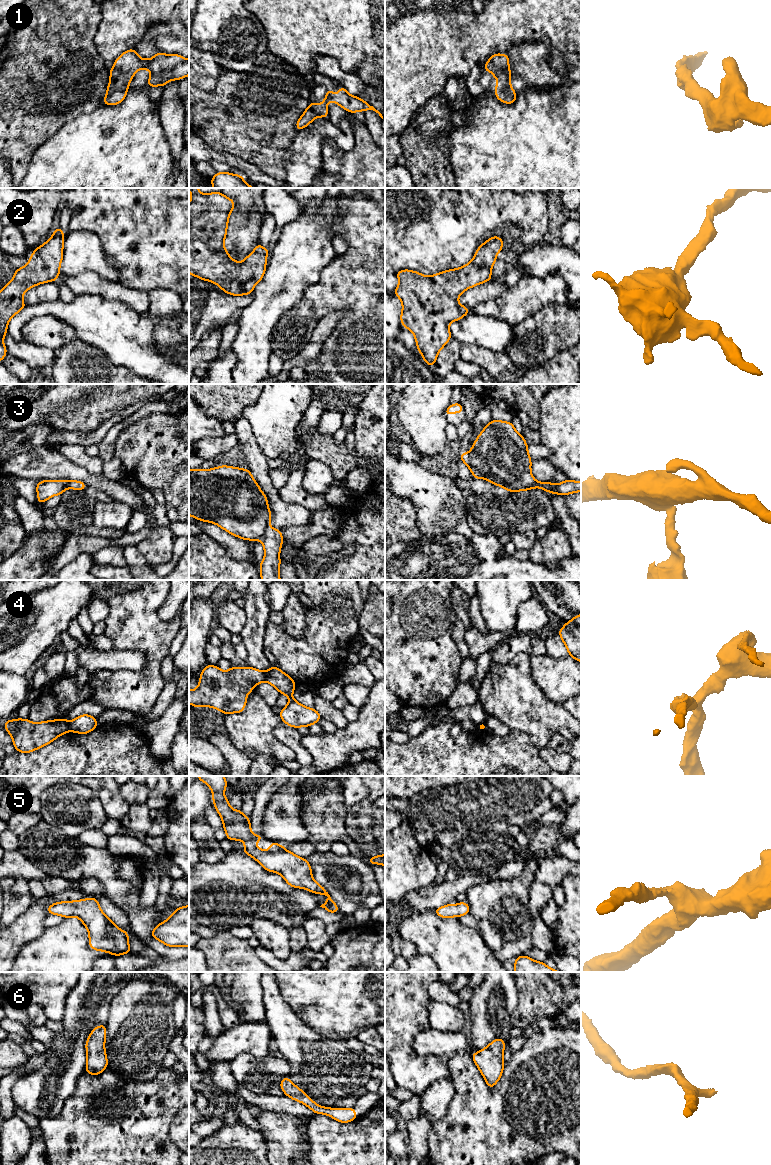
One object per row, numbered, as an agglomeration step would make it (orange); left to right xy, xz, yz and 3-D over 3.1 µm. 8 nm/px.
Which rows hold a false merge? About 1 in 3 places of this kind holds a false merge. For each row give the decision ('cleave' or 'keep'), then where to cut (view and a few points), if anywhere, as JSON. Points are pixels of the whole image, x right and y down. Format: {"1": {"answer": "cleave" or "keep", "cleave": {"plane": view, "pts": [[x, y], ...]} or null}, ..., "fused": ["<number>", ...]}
{"1": {"answer": "keep", "cleave": null}, "2": {"answer": "keep", "cleave": null}, "3": {"answer": "cleave", "cleave": {"plane": "xz", "pts": [[269, 527], [261, 539]]}}, "4": {"answer": "cleave", "cleave": {"plane": "xz", "pts": [[266, 672], [264, 680]]}}, "5": {"answer": "keep", "cleave": null}, "6": {"answer": "keep", "cleave": null}, "fused": ["3", "4"]}

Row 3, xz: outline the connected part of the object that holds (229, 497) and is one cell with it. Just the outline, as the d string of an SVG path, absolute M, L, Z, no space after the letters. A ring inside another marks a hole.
M225 465L208 470L189 469L189 515L200 521L214 523L246 541L262 540L272 516L267 496L249 469Z

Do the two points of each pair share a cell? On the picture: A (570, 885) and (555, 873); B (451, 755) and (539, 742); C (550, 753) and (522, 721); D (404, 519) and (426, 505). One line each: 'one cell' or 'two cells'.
A: two cells
B: two cells
C: two cells
D: two cells

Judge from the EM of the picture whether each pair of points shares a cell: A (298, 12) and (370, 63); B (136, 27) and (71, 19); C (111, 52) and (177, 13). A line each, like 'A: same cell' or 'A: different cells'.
A: different cells
B: different cells
C: same cell

